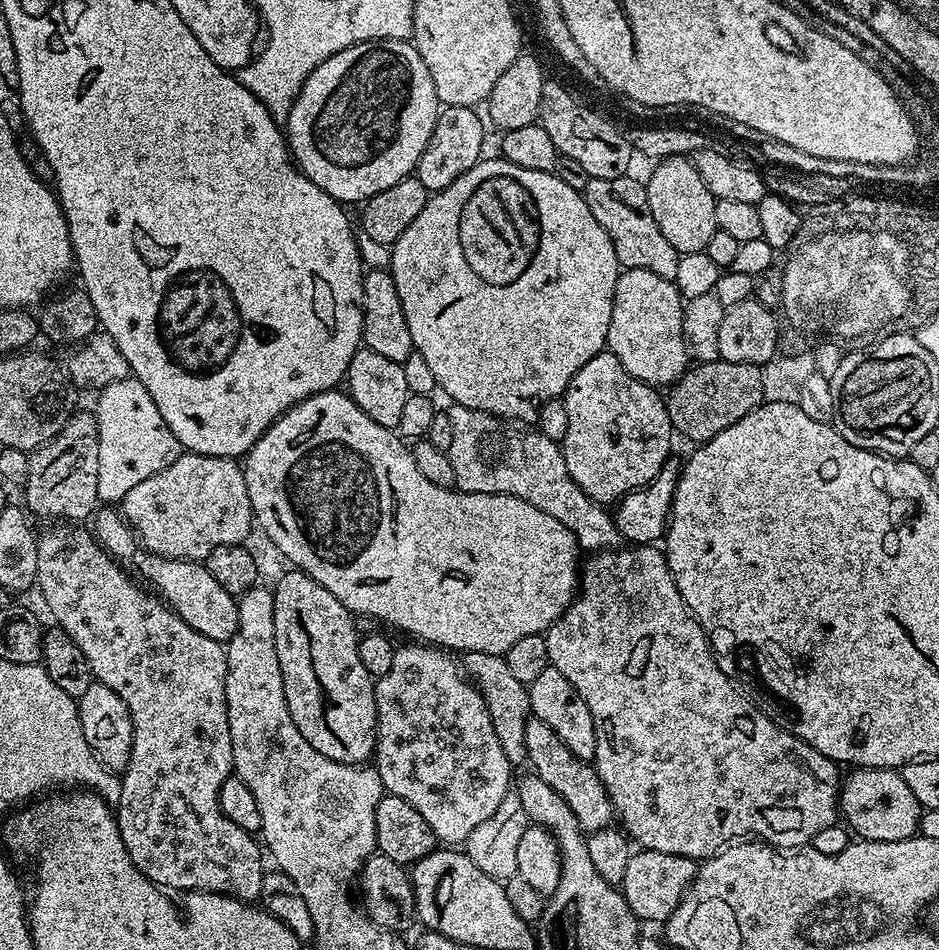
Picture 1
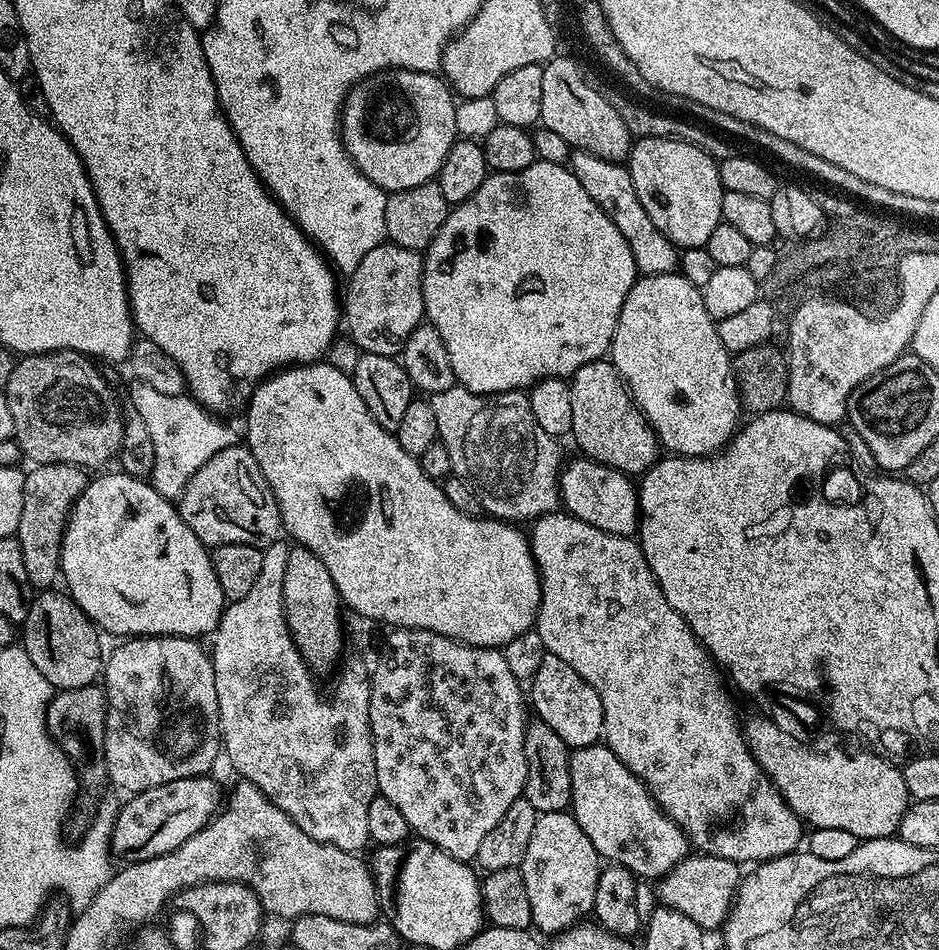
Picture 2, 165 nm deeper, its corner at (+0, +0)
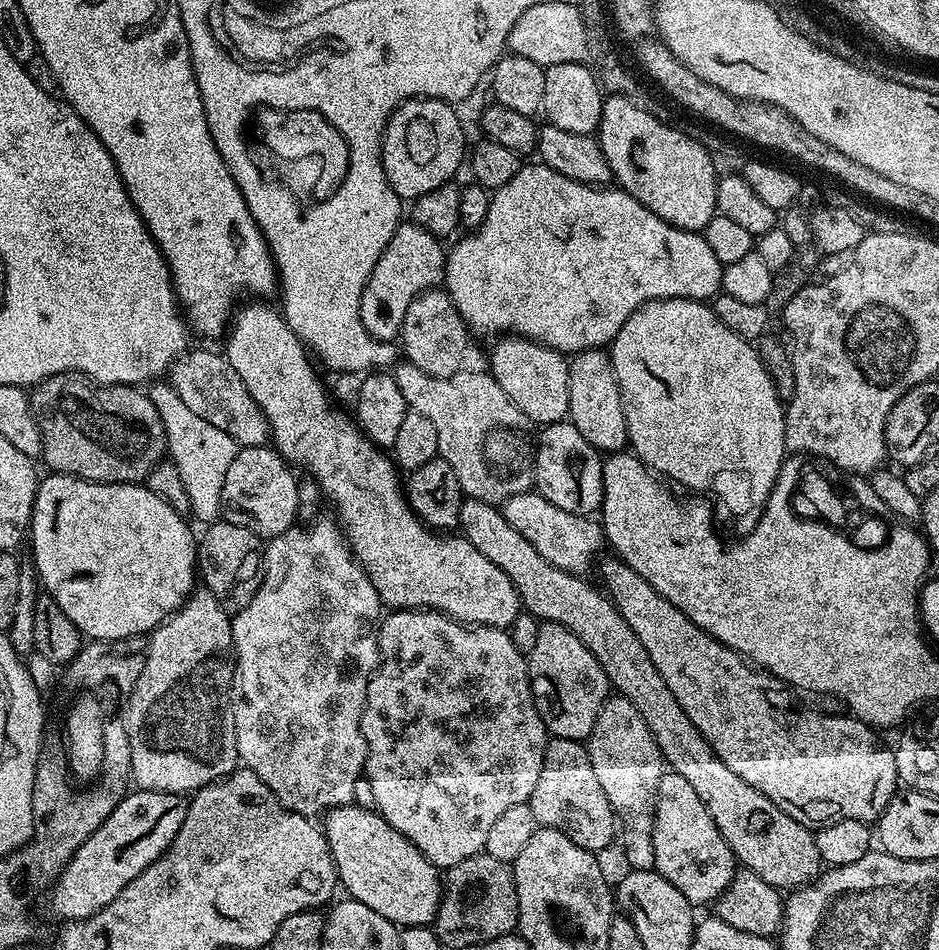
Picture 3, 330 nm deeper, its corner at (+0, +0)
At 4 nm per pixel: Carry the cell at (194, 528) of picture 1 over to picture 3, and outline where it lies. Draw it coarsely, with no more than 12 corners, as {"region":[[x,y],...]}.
{"region":[[275,447],[240,448],[223,519],[261,538],[298,520],[297,475]]}

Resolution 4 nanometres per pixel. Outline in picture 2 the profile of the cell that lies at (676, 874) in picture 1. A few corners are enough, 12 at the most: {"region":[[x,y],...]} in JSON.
{"region":[[689,854],[659,903],[719,929],[741,879],[732,860]]}

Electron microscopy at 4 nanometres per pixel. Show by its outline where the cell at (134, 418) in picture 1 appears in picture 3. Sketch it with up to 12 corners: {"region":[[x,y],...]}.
{"region":[[171,383],[146,391],[192,503],[222,512],[226,470],[238,451],[226,430],[198,418]]}

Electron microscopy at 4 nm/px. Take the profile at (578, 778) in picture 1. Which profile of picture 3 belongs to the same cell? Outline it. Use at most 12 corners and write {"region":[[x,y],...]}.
{"region":[[682,774],[656,795],[655,872],[715,905],[736,855]]}

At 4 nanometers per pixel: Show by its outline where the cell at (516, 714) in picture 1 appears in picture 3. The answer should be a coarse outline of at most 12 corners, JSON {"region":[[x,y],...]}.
{"region":[[549,739],[528,799],[541,828],[603,853],[618,817],[578,740]]}

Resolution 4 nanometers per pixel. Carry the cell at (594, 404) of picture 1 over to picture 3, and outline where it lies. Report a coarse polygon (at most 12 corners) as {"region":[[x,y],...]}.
{"region":[[611,355],[569,359],[570,422],[601,454],[629,447]]}

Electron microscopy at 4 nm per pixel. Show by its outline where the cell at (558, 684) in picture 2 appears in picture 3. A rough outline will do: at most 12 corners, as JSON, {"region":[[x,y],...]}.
{"region":[[544,622],[526,659],[549,733],[587,741],[606,670],[566,626]]}

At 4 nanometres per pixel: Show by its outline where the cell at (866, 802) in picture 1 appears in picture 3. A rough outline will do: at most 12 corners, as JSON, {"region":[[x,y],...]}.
{"region":[[619,558],[603,591],[702,738],[813,830],[871,825],[896,754],[803,712]]}

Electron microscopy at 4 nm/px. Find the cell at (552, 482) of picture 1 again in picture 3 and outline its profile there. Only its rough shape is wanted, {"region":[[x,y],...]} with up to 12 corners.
{"region":[[407,362],[409,409],[438,430],[465,497],[534,484],[526,414],[487,371],[441,380]]}

